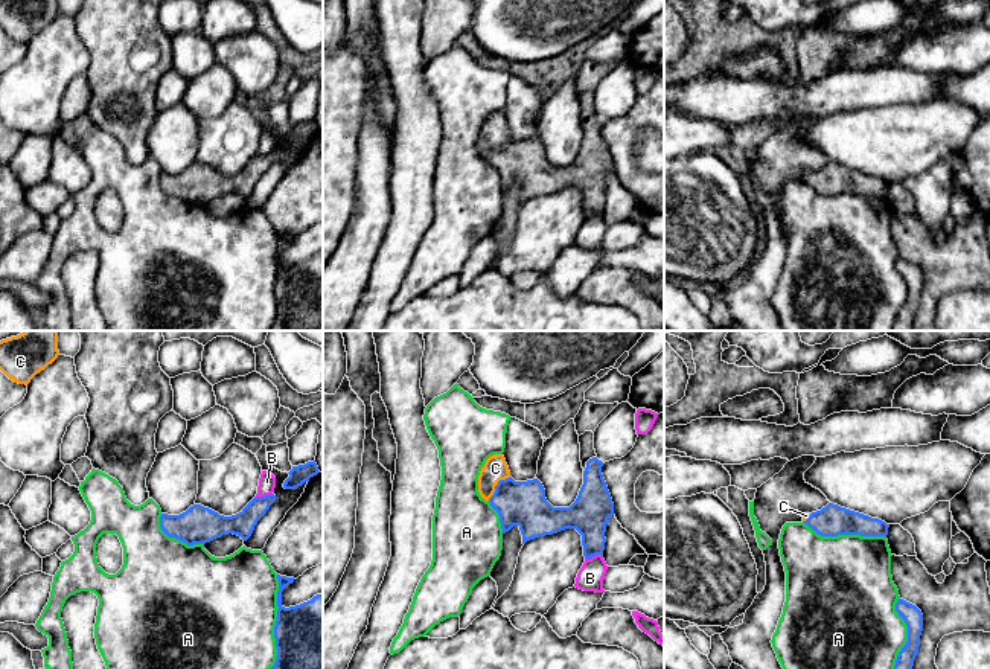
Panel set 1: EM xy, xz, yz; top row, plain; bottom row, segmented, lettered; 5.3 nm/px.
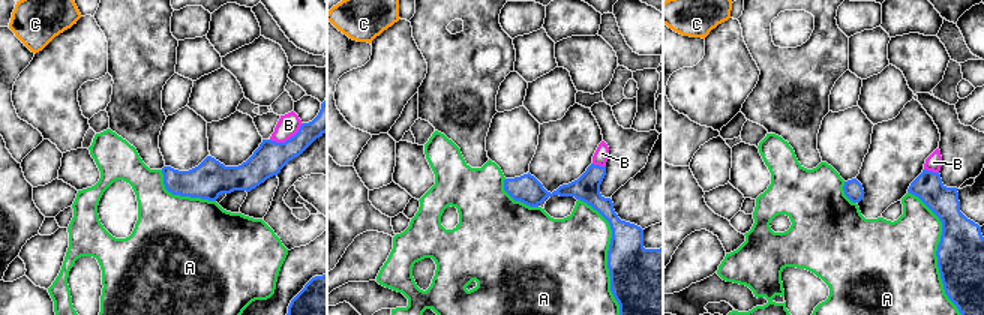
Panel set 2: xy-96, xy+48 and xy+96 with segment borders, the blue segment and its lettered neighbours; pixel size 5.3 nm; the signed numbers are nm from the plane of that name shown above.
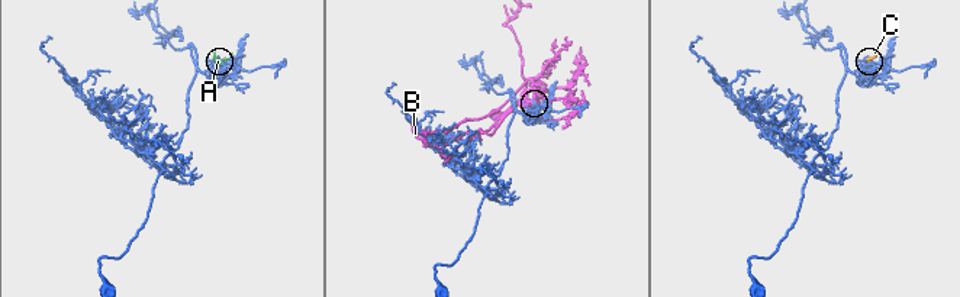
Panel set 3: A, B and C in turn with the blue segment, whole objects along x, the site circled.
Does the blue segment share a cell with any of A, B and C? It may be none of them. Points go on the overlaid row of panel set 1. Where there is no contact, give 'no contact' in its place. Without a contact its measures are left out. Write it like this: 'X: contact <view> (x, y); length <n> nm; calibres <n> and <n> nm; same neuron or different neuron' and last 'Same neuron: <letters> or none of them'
A: contact xy (276, 622); length 500 nm; calibres 380 and 500 nm; different neuron
B: contact xz (593, 555); length 100 nm; calibres 200 and 140 nm; different neuron
C: contact xz (495, 486); length 180 nm; calibres 240 and 130 nm; same neuron
Same neuron: C

